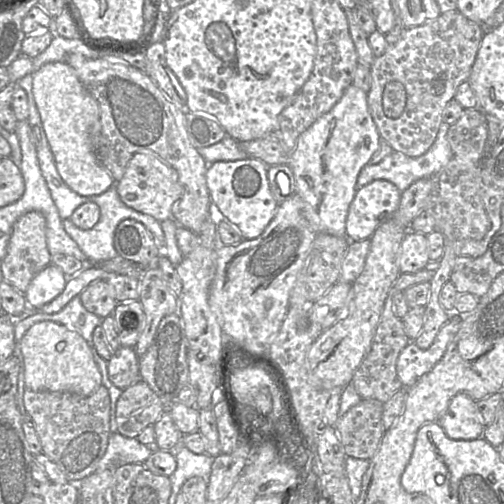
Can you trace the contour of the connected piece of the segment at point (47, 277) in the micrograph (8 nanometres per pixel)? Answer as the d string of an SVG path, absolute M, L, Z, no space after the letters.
M54 265L40 271L24 292L29 307L39 309L60 295L68 282L68 277Z

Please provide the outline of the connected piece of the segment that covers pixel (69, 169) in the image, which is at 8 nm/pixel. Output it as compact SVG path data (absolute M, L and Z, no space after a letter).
M66 62L48 63L32 74L30 120L36 133L36 149L41 144L52 155L62 181L82 196L97 196L116 183L97 160L90 143L91 128L100 123L98 102Z

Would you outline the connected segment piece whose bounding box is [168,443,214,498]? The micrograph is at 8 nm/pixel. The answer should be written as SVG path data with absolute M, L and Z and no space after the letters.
M181 443L168 451L174 454L177 461L175 471L169 476L172 486L171 495L177 495L177 498L182 495L181 487L191 477L199 476L206 480L209 478L214 462L214 458L209 454L195 454Z

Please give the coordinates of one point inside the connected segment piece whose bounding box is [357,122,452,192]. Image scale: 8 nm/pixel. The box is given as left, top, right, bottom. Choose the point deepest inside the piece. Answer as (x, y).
(397, 168)

